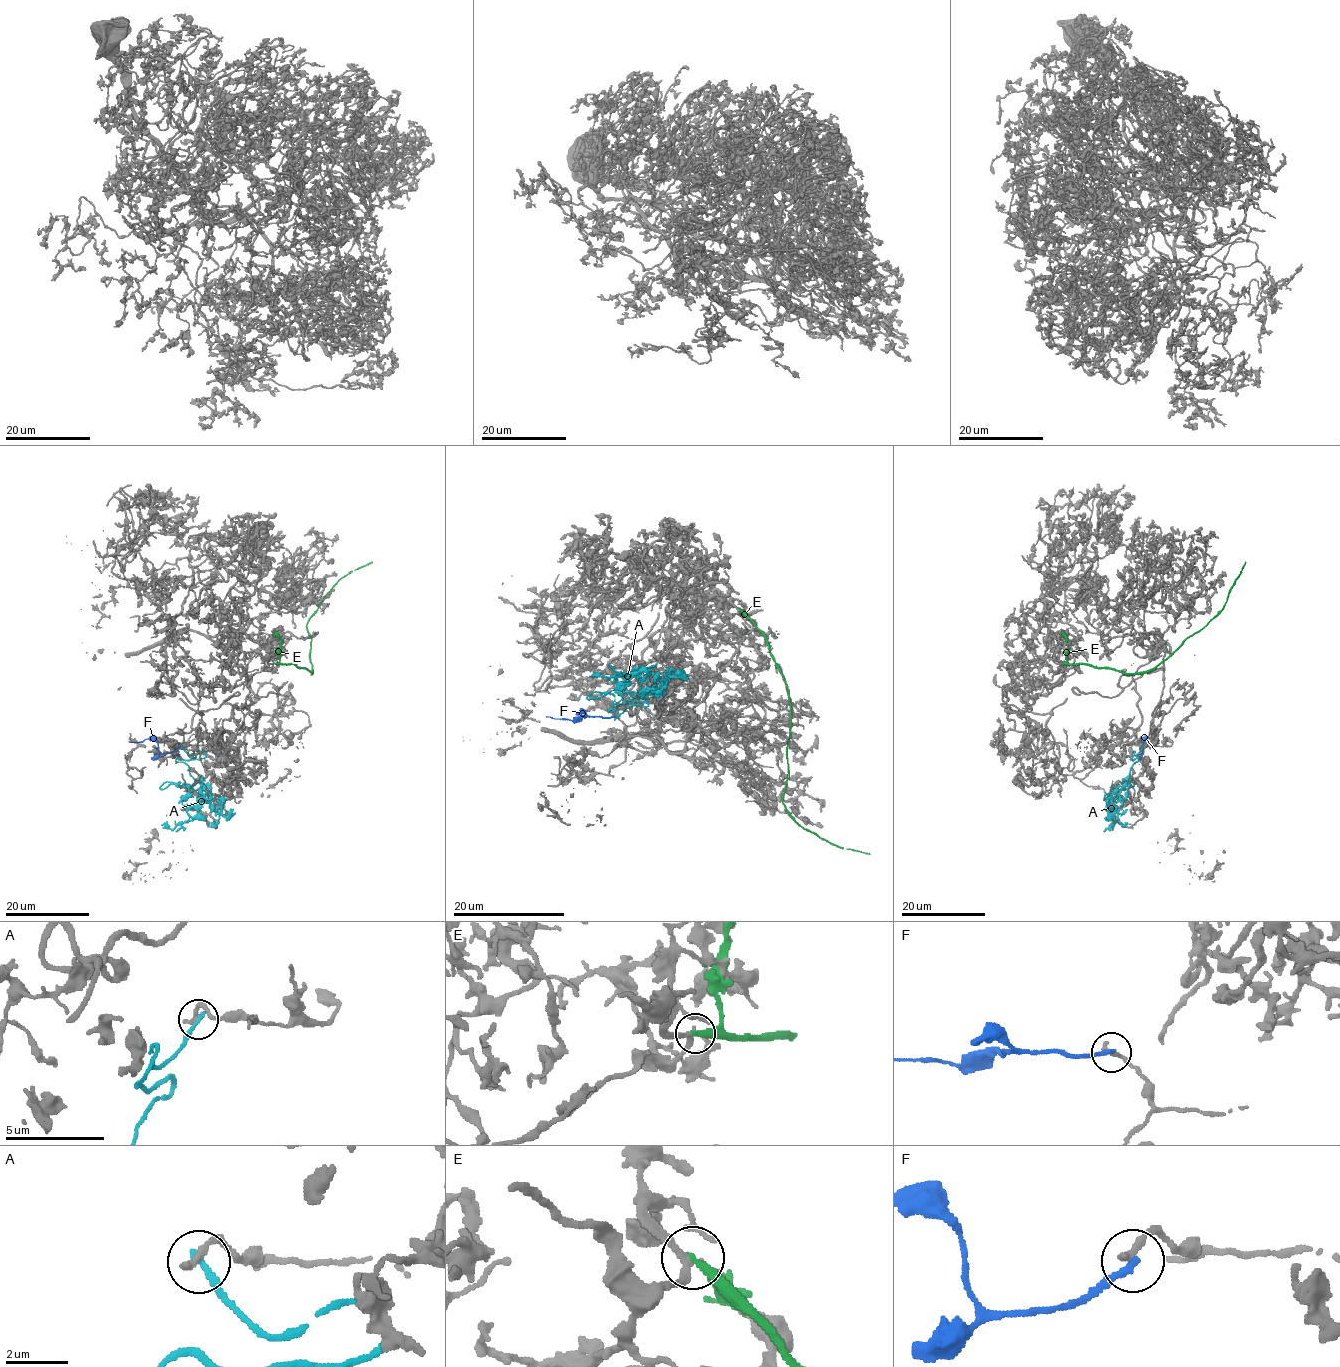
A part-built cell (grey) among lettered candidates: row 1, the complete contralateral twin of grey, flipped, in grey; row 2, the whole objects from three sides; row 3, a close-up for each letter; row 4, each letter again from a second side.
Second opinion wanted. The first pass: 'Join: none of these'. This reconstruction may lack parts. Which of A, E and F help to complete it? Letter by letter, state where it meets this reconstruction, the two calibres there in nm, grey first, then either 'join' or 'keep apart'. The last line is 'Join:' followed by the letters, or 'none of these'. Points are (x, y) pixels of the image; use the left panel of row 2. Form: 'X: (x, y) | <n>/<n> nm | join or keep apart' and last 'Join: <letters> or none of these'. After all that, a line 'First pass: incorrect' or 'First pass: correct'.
A: (181, 745) | 260/240 nm | keep apart
E: (274, 663) | 240/280 nm | keep apart
F: (180, 746) | 240/240 nm | keep apart
Join: none of these
First pass: correct

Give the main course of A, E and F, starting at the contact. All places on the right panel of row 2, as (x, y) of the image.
A: (1143, 745), (1133, 753), (1122, 805), (1108, 798), (1112, 824)
E: (1062, 663), (1110, 667), (1122, 673), (1144, 673), (1156, 668), (1224, 606), (1245, 562)
F: (1142, 746), (1142, 753), (1145, 738), (1142, 741)

